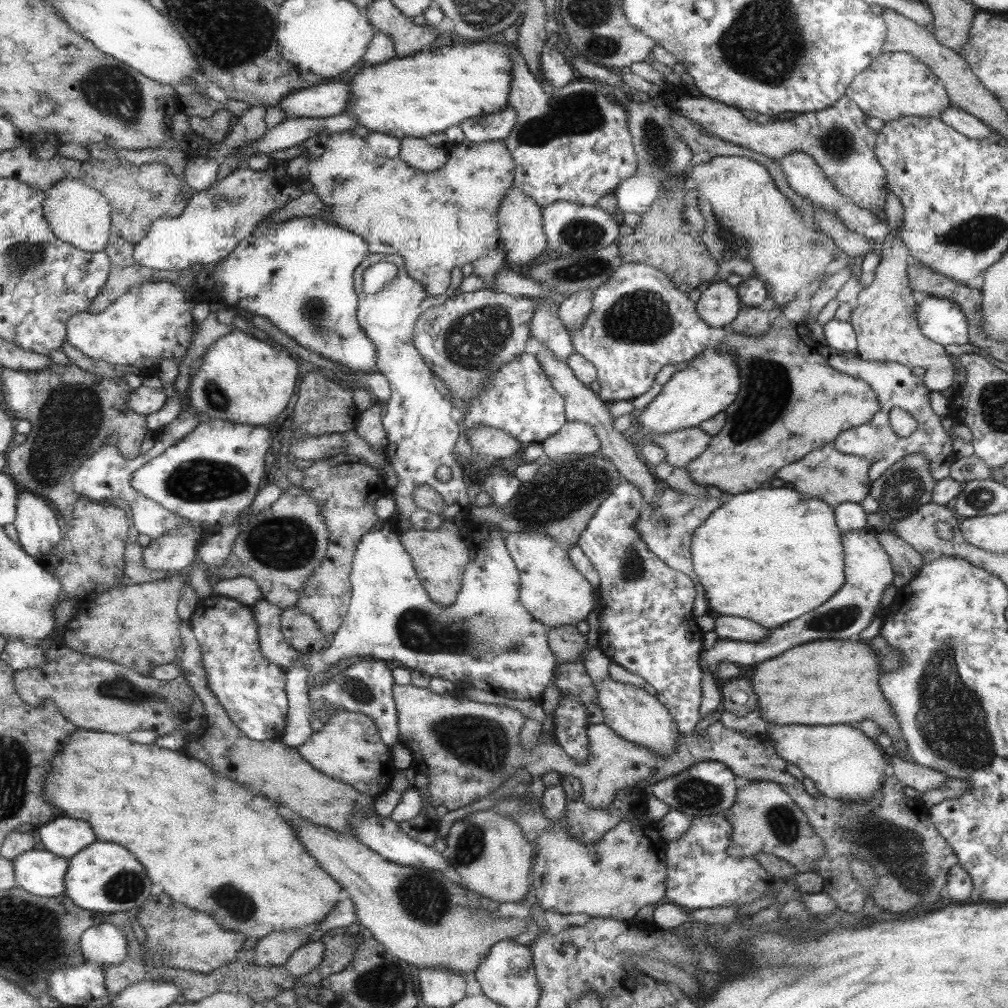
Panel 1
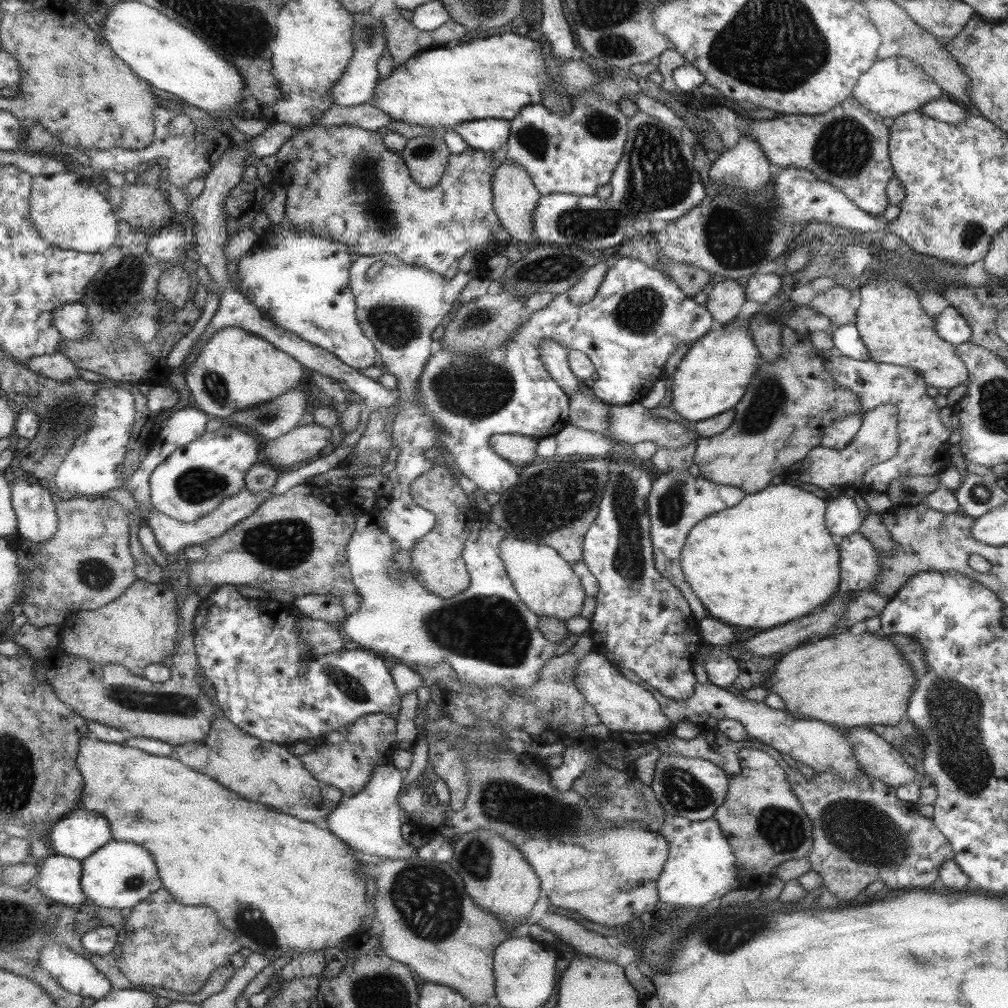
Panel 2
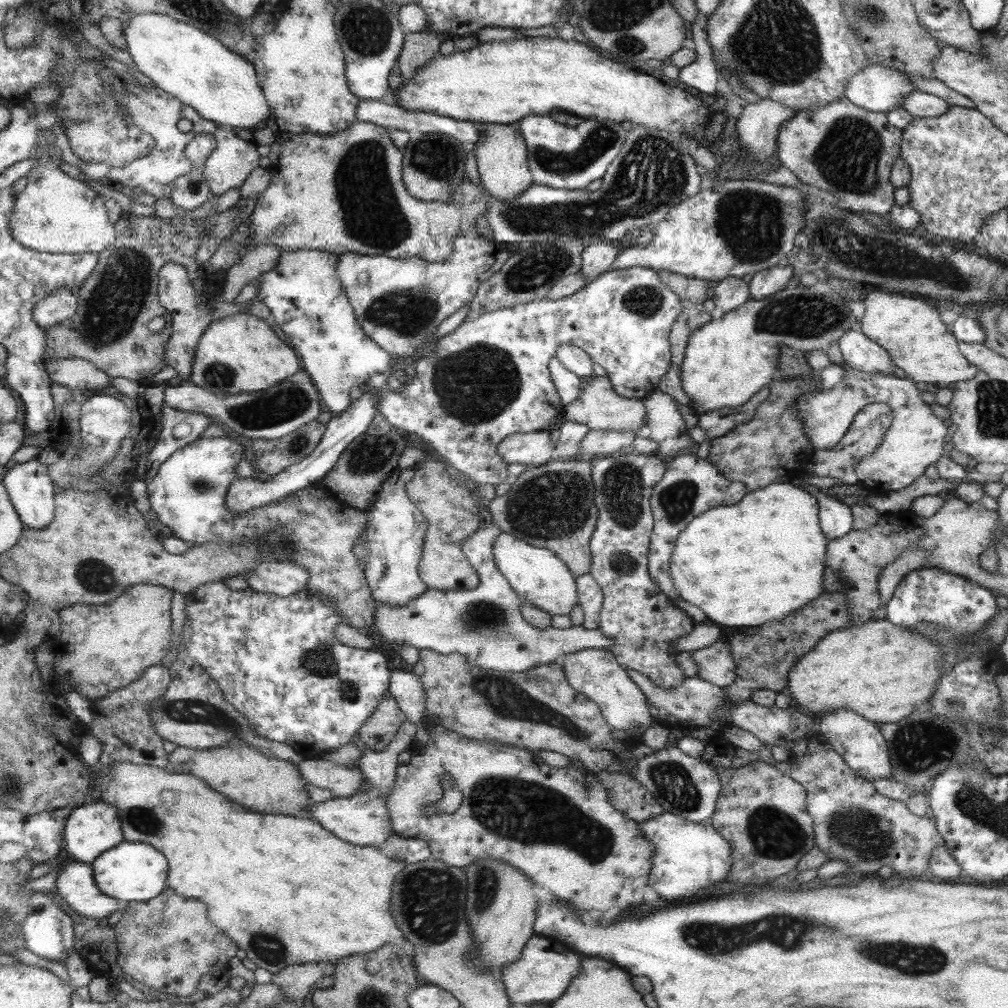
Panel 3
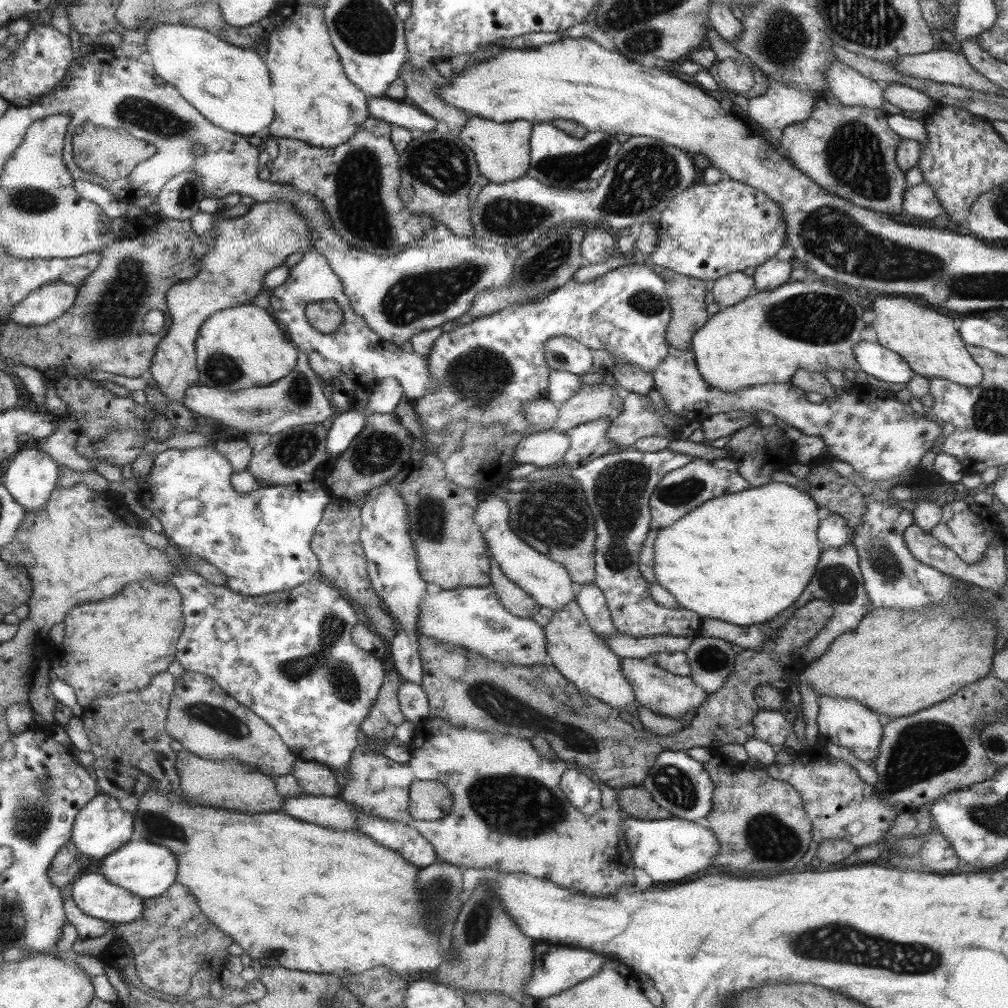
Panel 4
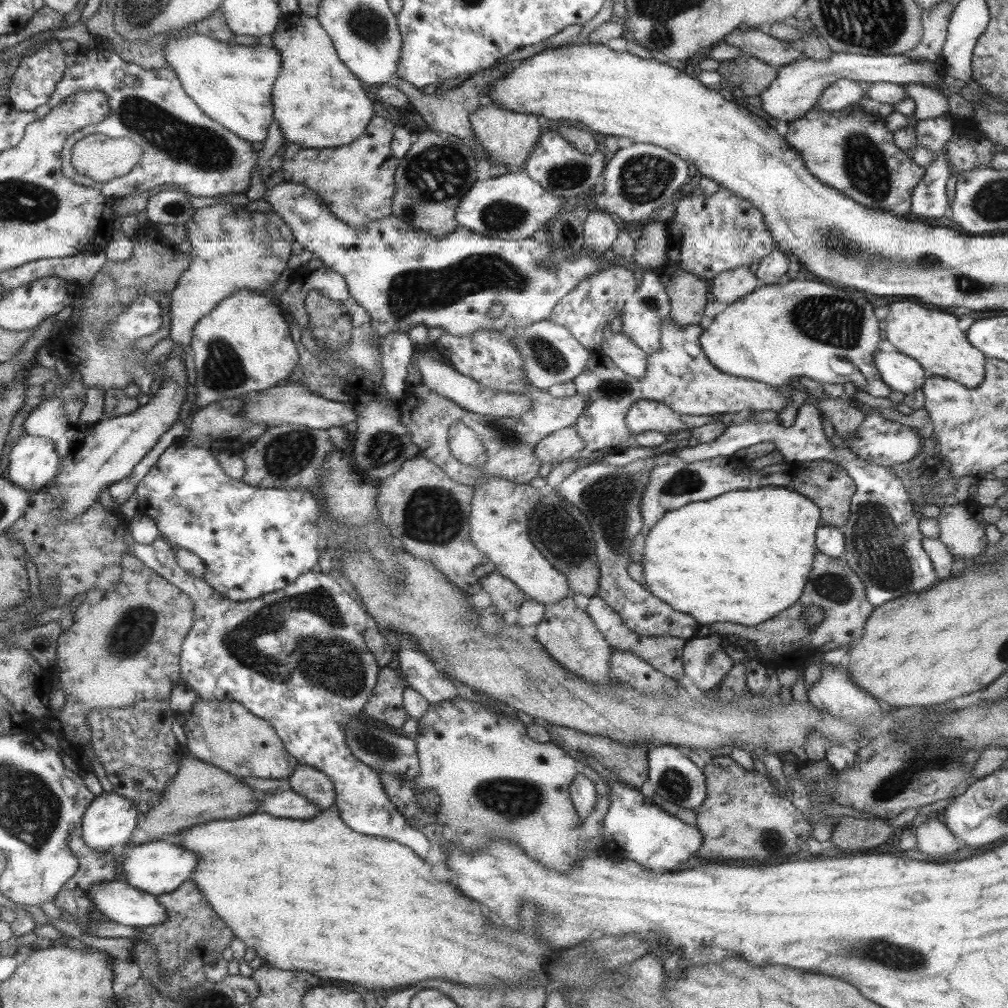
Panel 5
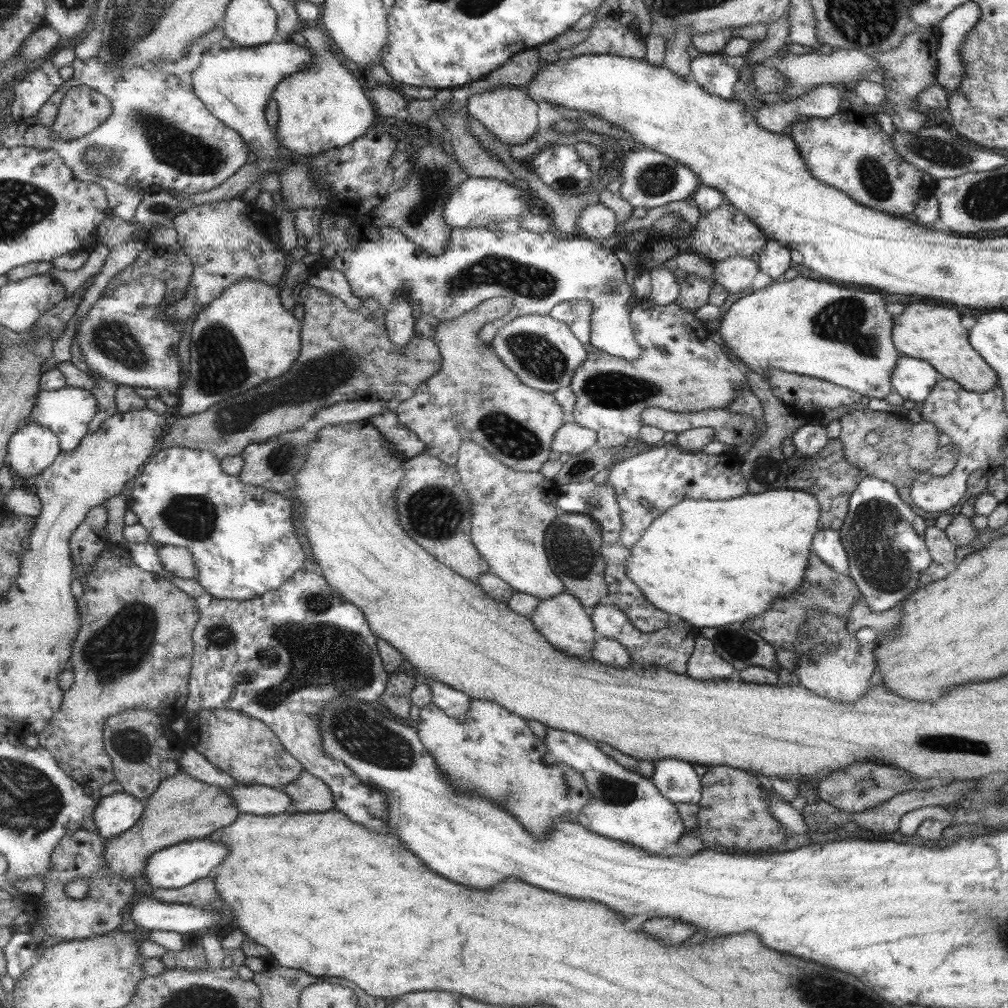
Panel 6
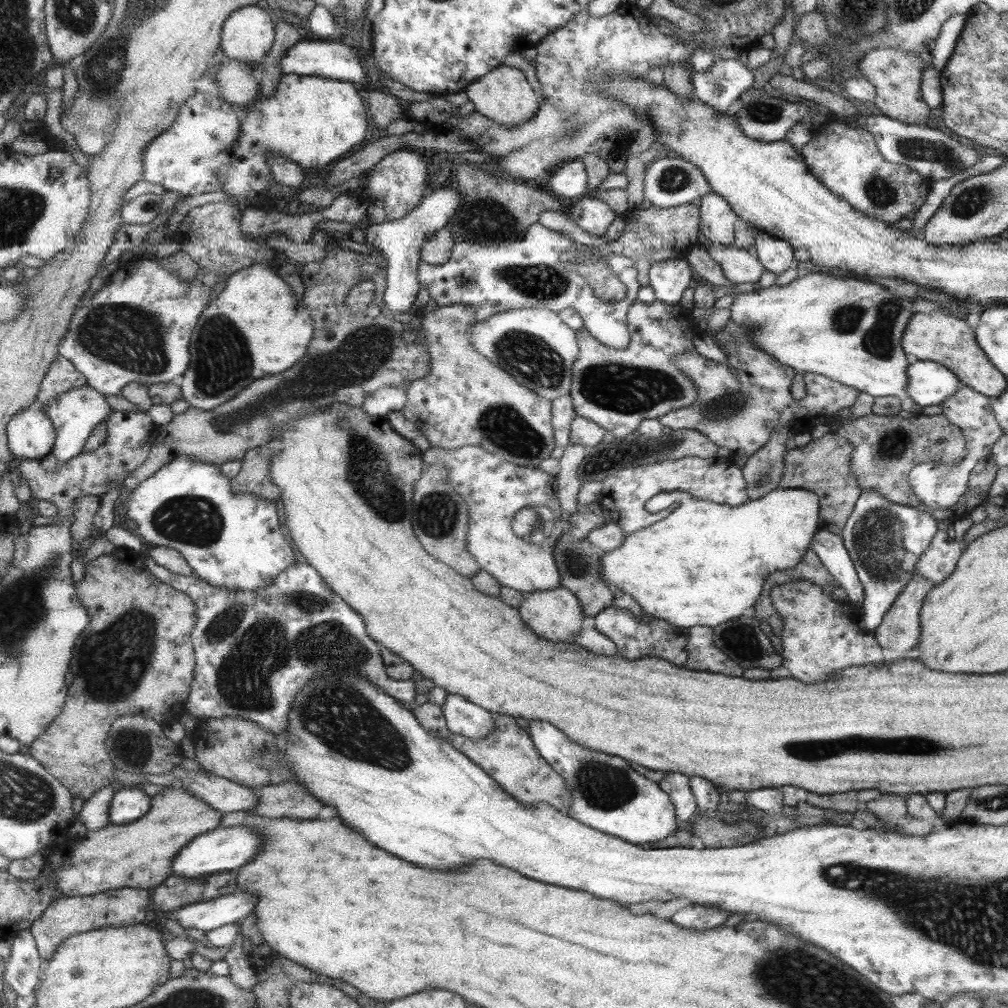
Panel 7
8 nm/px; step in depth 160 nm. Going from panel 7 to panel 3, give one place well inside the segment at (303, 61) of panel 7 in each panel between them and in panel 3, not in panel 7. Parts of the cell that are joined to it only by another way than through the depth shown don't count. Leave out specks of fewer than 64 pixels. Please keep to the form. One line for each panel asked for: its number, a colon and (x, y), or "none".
3: (194, 68)
4: (230, 87)
5: (232, 83)
6: (235, 84)

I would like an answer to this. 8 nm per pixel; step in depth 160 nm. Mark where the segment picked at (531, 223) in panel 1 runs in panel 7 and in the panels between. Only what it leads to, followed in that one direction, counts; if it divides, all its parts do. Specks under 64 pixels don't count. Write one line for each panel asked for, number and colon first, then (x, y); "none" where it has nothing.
2: (515, 198)
3: (501, 157)
4: (501, 150)
5: (507, 137)
6: (507, 112)
7: (502, 95)

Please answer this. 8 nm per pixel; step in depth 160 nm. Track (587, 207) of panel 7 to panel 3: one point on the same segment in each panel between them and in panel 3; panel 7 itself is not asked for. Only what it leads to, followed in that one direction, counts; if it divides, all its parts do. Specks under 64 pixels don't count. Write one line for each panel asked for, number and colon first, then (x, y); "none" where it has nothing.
3: (597, 257)
4: (597, 245)
5: (600, 229)
6: (595, 222)

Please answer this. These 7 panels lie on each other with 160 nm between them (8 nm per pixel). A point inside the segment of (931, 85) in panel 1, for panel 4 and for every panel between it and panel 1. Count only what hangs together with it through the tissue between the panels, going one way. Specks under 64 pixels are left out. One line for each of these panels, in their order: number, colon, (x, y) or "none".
2: (893, 86)
3: (876, 88)
4: (851, 88)

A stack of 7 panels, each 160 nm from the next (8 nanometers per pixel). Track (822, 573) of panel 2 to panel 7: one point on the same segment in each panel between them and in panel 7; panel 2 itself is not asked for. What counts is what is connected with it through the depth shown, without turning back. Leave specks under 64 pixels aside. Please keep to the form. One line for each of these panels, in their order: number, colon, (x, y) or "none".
3: (758, 561)
4: (743, 558)
5: (742, 557)
6: (709, 563)
7: (662, 566)

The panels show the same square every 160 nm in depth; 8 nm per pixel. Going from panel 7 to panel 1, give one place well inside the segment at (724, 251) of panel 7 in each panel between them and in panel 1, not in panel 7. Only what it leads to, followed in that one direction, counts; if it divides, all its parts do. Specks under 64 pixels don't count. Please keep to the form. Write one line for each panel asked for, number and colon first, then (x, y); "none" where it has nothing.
1: (718, 304)
2: (726, 296)
3: (730, 293)
4: (732, 288)
5: (727, 287)
6: (734, 274)

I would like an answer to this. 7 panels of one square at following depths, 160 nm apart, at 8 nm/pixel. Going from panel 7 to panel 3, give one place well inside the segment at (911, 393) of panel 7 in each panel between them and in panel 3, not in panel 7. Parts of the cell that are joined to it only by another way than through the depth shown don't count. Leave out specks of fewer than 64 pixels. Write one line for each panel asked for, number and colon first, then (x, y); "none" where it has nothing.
3: (859, 353)
4: (876, 361)
5: (902, 374)
6: (912, 379)

